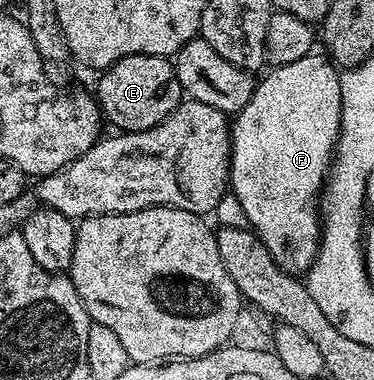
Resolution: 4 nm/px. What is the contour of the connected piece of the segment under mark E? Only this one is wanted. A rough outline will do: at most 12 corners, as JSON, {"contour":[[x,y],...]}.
{"contour":[[126,55],[94,88],[103,120],[146,131],[179,107],[176,66]]}

